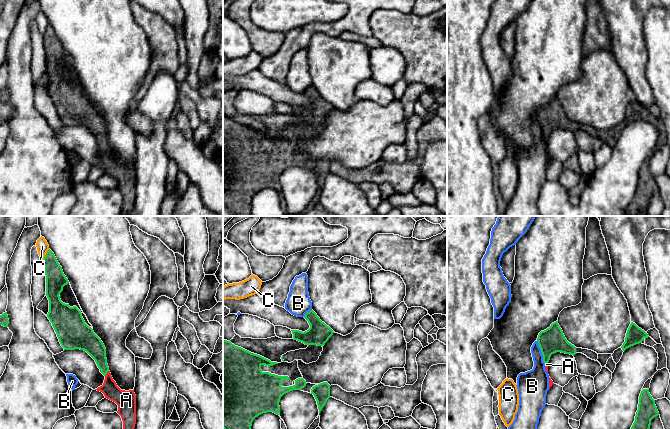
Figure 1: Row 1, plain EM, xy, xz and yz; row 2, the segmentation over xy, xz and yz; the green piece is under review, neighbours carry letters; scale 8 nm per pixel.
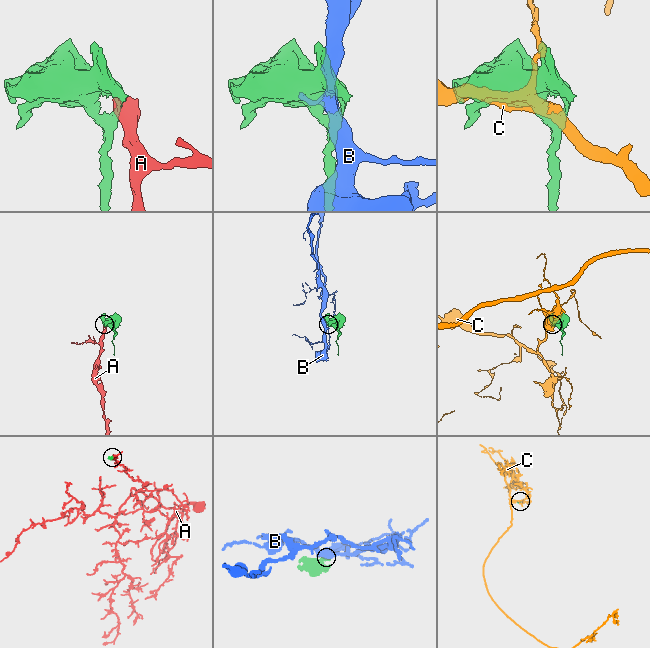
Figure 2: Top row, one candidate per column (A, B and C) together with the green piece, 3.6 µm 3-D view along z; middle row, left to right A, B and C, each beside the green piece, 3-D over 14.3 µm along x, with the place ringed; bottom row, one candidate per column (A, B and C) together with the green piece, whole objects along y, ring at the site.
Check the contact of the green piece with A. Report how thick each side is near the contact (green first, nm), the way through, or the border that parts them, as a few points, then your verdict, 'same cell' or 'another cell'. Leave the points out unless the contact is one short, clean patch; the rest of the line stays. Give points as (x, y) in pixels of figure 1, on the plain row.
calibres 150 and 140 nm; way xy (93, 121), (98, 128), (106, 149), (111, 167); same cell

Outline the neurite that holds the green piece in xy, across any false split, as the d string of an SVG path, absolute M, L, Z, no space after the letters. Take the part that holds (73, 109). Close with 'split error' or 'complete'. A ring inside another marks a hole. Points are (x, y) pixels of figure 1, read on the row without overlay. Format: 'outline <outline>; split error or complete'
outline M49 25L43 35L44 48L46 51L46 72L49 76L48 95L57 110L59 118L64 126L80 125L86 127L96 138L100 148L105 152L102 162L98 163L97 167L104 170L105 174L115 178L118 181L117 189L121 192L123 197L123 208L121 216L133 216L134 204L136 200L136 171L134 166L121 166L116 158L113 156L106 134L106 124L101 115L94 109L93 105L89 103L83 93L81 87L76 83L70 83L60 75L60 69L63 63L69 59L68 55L63 49L62 43L58 39L54 29Z; split error

